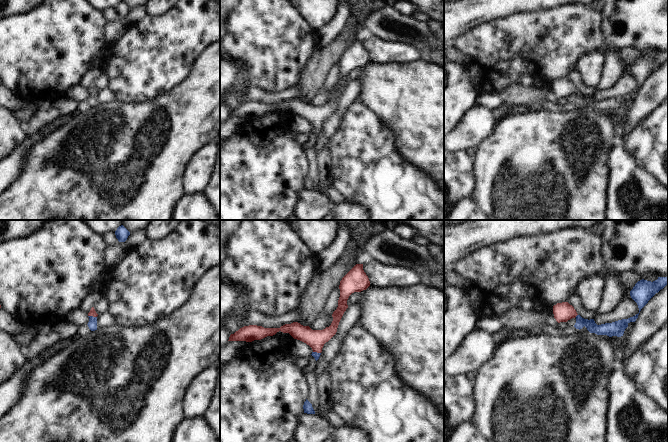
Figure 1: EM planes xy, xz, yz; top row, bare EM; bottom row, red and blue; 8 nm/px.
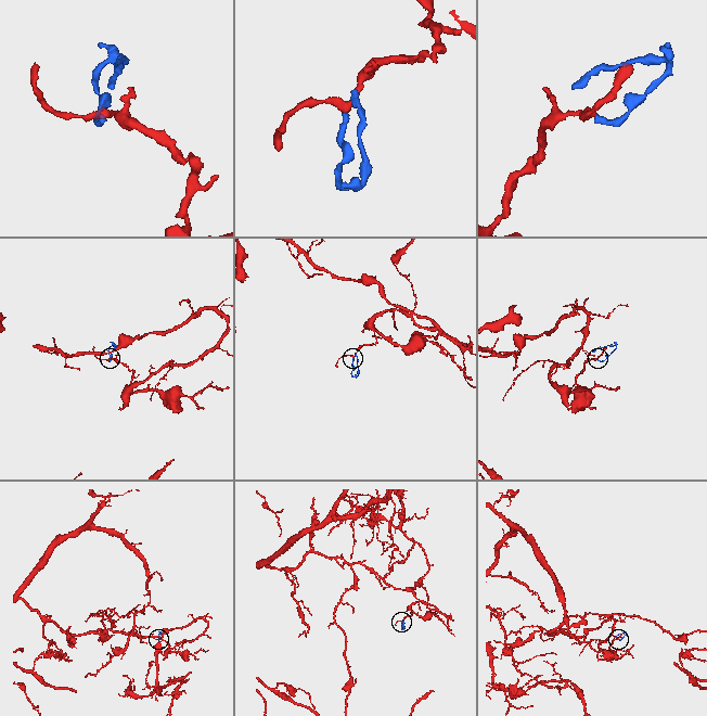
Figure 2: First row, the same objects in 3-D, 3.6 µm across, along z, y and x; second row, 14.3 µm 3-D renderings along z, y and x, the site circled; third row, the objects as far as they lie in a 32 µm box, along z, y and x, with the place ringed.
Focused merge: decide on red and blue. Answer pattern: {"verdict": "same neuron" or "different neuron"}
{"verdict": "same neuron"}

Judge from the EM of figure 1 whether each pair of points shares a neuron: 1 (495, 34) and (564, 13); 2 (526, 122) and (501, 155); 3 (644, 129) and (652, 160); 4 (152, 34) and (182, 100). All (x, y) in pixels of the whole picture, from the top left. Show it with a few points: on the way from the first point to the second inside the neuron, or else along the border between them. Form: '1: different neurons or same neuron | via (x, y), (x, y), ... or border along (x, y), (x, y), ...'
1: same neuron | via (512, 34), (539, 34), (547, 30)
2: same neuron | via (526, 130), (509, 147)
3: same neuron | via (652, 137), (652, 152)
4: different neurons | border along (191, 67), (188, 74), (181, 81), (156, 97)

